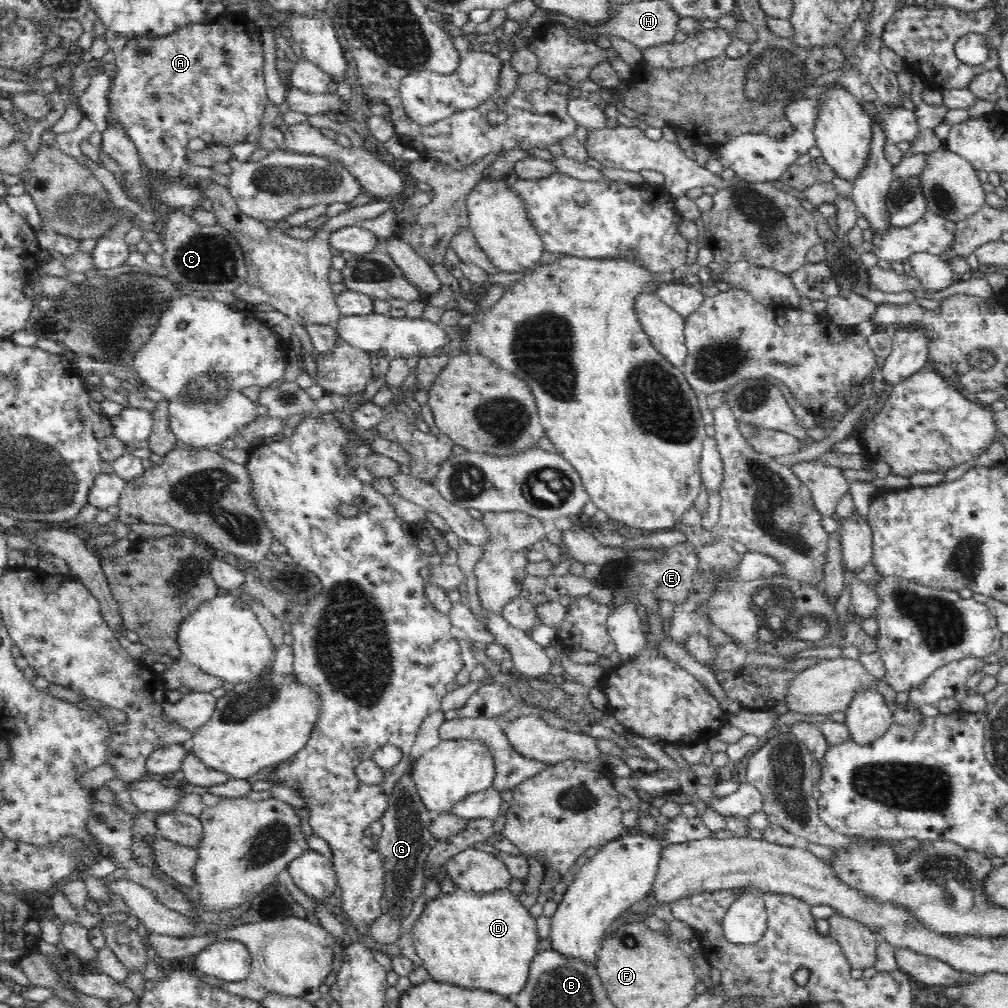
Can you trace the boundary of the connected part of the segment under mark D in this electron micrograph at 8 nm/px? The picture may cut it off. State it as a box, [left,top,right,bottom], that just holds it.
[413,889,540,998]

